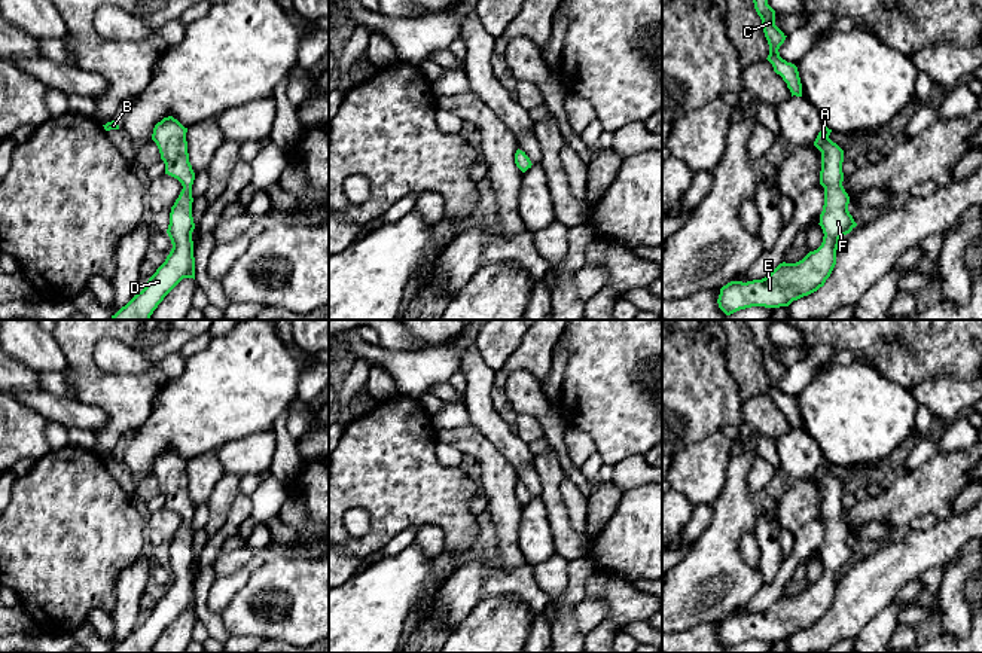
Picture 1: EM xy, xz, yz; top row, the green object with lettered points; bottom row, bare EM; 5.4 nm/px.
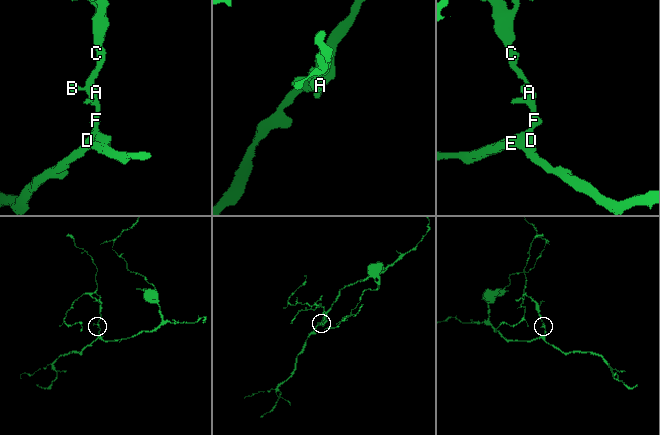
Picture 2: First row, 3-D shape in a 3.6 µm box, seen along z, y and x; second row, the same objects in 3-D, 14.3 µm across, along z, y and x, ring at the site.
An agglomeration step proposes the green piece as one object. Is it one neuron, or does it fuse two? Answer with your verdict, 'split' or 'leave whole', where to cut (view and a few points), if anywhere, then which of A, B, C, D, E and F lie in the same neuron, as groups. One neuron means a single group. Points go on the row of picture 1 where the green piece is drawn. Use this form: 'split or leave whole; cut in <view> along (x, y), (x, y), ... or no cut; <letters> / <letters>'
leave whole; no cut; A B C D E F

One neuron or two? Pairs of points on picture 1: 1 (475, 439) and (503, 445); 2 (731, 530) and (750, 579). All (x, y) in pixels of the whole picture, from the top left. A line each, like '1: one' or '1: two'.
1: two
2: one

